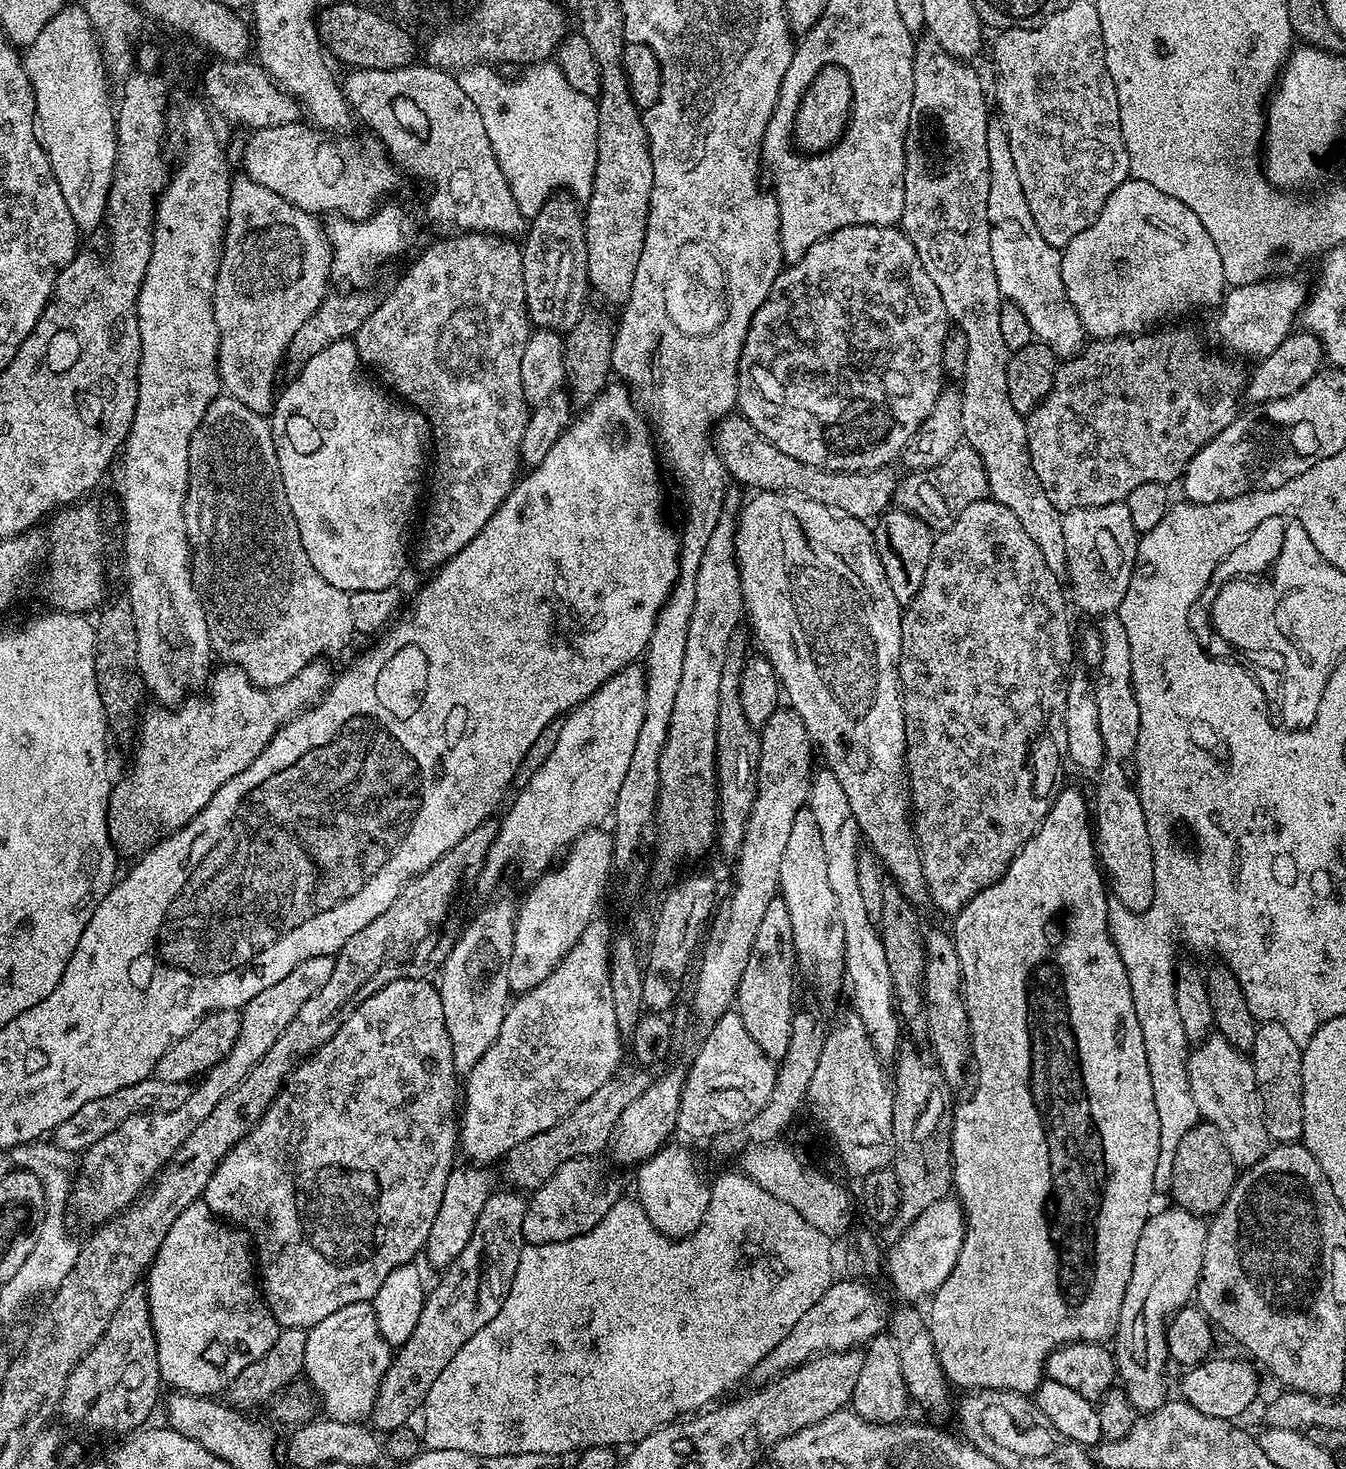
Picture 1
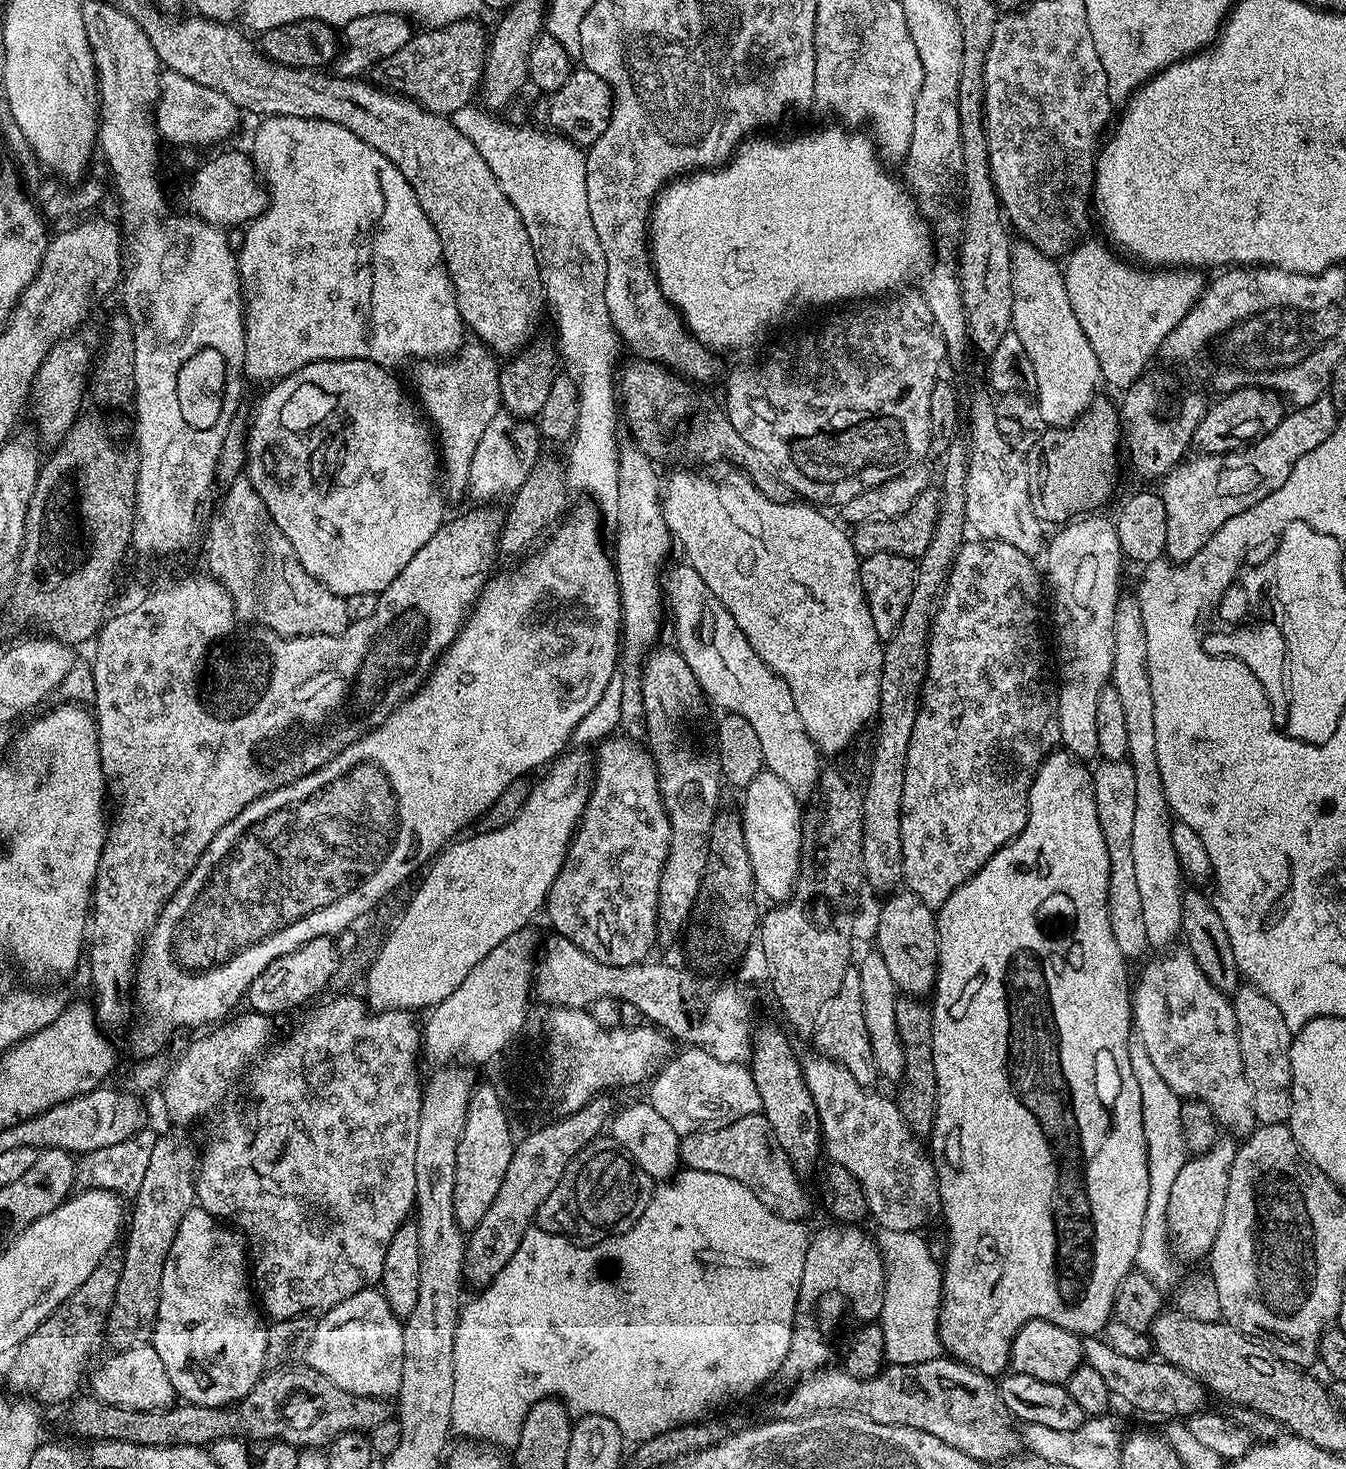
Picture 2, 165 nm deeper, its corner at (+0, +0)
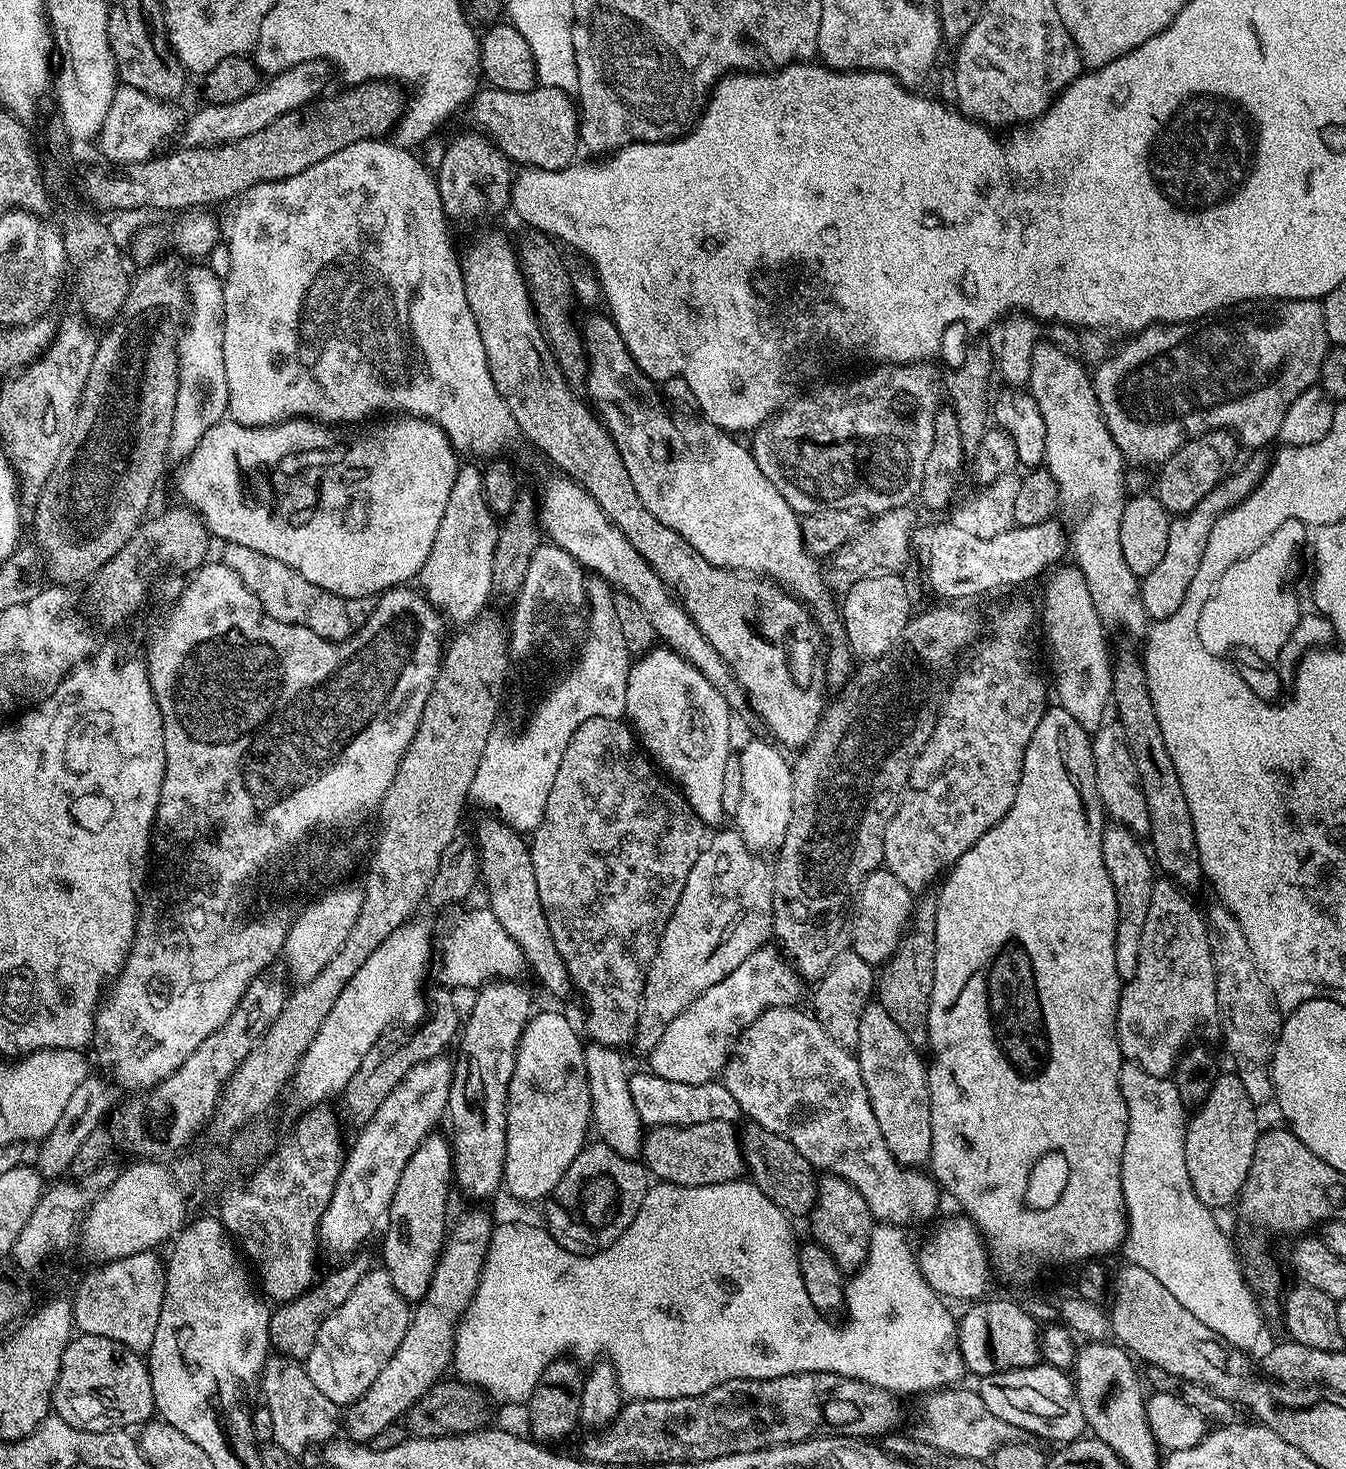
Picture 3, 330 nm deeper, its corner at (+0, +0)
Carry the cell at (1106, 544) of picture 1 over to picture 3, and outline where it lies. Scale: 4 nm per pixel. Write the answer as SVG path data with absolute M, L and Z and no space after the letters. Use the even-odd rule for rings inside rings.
M1069 566L1069 568L1061 567L1059 570L1051 573L1052 581L1048 584L1048 589L1044 592L1044 636L1048 639L1048 652L1052 655L1052 672L1056 675L1056 688L1054 684L1054 696L1058 699L1059 707L1066 710L1066 714L1070 714L1070 718L1074 718L1074 722L1078 722L1078 726L1082 726L1090 734L1095 733L1096 729L1101 724L1105 723L1106 716L1104 711L1109 711L1110 701L1112 699L1112 659L1110 657L1110 651L1108 652L1108 640L1106 635L1106 629L1104 623L1100 621L1100 615L1098 610L1094 610L1094 598L1090 598L1090 586L1086 586L1086 578L1080 572L1080 569L1075 566Z

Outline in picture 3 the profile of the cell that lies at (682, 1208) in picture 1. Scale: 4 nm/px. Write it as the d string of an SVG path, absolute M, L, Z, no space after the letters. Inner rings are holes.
M589 1043L584 1049L584 1061L586 1062L586 1074L590 1086L590 1098L592 1099L592 1124L600 1131L599 1139L610 1146L619 1156L625 1156L628 1160L636 1160L641 1155L645 1129L640 1123L638 1110L634 1110L634 1102L630 1098L628 1089L629 1069L624 1069L624 1060L621 1053L614 1048L601 1048L599 1044Z

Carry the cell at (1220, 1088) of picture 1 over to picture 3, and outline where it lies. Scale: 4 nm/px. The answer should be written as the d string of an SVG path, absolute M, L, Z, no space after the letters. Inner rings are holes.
M1167 878L1153 883L1146 926L1142 926L1138 970L1120 989L1116 1041L1120 1043L1121 1057L1155 1076L1168 1076L1186 1042L1218 1016L1208 925L1201 909L1199 912L1188 896L1185 889Z

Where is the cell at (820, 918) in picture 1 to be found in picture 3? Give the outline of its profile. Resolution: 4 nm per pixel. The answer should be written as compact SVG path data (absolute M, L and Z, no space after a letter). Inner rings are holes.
M752 740L738 756L742 766L742 802L734 814L734 828L749 850L757 854L775 853L782 846L792 809L792 765L787 759L784 761L785 753L779 747L766 742Z

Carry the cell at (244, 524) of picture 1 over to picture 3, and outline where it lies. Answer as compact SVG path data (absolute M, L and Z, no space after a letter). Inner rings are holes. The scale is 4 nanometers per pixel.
M225 543L223 548L222 562L226 566L230 566L230 570L234 570L234 574L238 574L238 578L242 578L246 590L250 590L250 594L254 594L254 598L258 598L260 609L265 616L274 618L278 622L302 626L306 630L318 634L318 638L323 640L347 640L352 635L354 625L350 622L350 618L346 618L345 597L336 596L333 592L327 592L310 582L306 582L306 578L302 578L302 574L298 574L293 568L278 562L276 558L270 558L266 554L258 554L258 550L250 550L248 546L229 543Z

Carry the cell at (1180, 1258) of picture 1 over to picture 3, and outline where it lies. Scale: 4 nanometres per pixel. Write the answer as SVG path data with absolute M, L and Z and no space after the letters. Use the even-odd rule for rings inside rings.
M1235 1074L1217 1075L1212 1083L1210 1094L1191 1113L1186 1130L1186 1170L1190 1174L1190 1182L1194 1186L1194 1194L1202 1203L1213 1210L1224 1208L1228 1203L1239 1197L1242 1186L1246 1182L1246 1174L1250 1170L1250 1162L1254 1158L1254 1146L1262 1131L1261 1125L1256 1125L1257 1105L1250 1102L1246 1089Z

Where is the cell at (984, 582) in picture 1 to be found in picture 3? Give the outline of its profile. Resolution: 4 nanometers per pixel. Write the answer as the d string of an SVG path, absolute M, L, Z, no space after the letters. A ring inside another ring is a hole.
M1012 604L1002 609L1000 616L1000 625L977 650L968 668L955 673L942 701L934 734L916 755L908 786L900 797L894 818L888 823L883 867L913 894L919 894L932 883L935 885L956 865L958 858L962 858L962 854L966 854L966 850L982 838L982 834L1006 818L1010 806L1014 806L1014 794L1018 794L1026 746L1030 746L1030 738L1034 738L1038 722L1042 722L1050 707L1049 685L1048 688L1044 685L1036 669L1036 660L1032 657L1032 648L1028 645L1028 635L1032 632L1031 606Z

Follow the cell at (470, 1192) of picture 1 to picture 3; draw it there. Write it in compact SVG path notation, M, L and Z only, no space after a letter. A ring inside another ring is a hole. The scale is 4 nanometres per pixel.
M493 980L479 989L475 996L476 1001L466 1012L458 1036L446 1120L452 1123L450 1143L455 1187L460 1187L470 1199L476 1200L472 1202L484 1202L480 1200L502 1188L508 1087L514 1072L518 1042L533 1008L531 994L516 980Z

